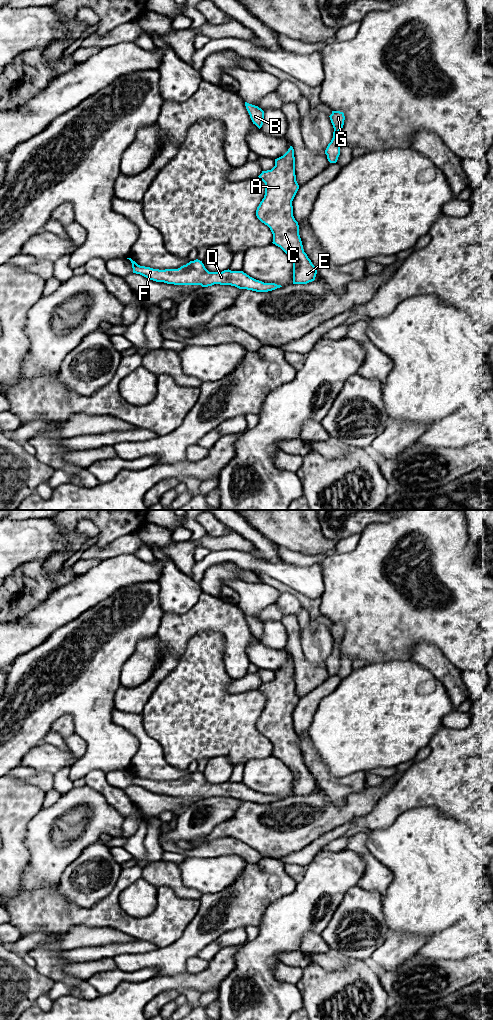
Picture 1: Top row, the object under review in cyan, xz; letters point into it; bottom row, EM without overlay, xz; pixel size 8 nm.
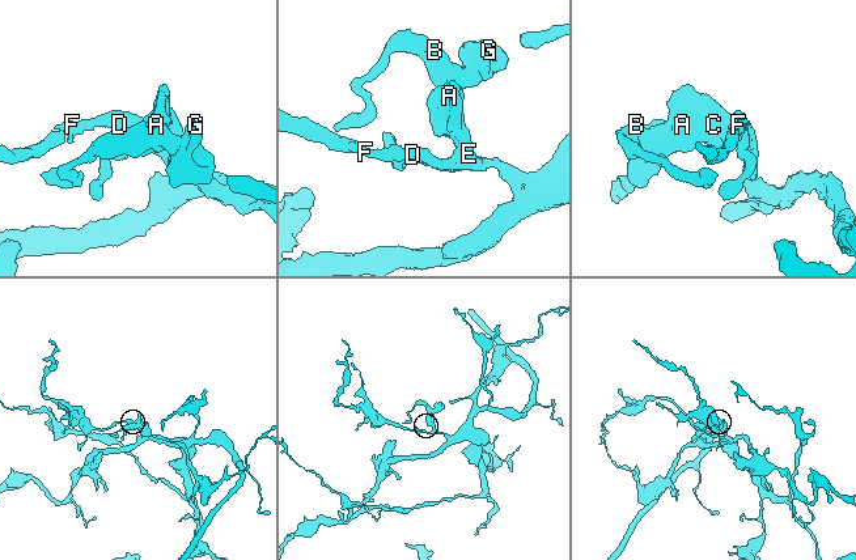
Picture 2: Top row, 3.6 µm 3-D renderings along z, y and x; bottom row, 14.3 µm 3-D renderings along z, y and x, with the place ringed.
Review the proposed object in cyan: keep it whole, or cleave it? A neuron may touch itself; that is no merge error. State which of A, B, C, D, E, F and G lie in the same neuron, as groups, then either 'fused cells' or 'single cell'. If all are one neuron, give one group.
A B C D E F G; single cell

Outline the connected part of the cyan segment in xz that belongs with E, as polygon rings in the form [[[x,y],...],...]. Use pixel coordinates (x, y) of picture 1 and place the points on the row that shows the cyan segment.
[[[292,146],[281,157],[275,159],[271,170],[258,176],[265,183],[265,195],[256,210],[257,218],[267,225],[273,234],[273,244],[280,247],[293,262],[293,284],[307,284],[315,280],[317,270],[304,252],[299,235],[299,225],[293,216],[292,201],[299,189],[295,175],[295,157]]]

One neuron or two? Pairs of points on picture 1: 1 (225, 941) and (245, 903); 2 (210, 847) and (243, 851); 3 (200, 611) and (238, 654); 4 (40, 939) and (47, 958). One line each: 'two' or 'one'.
1: two
2: one
3: one
4: two

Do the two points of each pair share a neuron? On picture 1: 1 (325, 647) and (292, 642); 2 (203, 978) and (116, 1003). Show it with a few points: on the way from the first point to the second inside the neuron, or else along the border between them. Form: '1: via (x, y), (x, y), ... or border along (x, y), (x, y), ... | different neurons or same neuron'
1: border along (300, 630), (302, 652), (309, 661), (314, 663) | different neurons
2: via (181, 982), (157, 984), (138, 994) | same neuron

